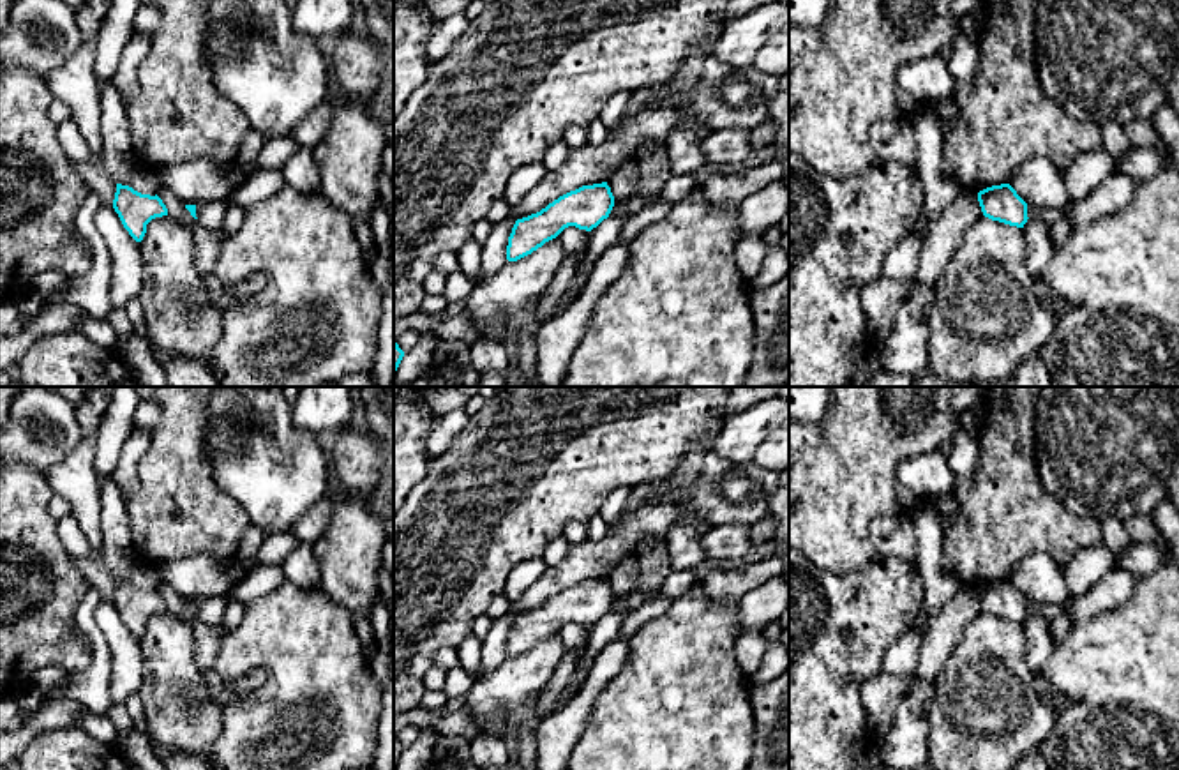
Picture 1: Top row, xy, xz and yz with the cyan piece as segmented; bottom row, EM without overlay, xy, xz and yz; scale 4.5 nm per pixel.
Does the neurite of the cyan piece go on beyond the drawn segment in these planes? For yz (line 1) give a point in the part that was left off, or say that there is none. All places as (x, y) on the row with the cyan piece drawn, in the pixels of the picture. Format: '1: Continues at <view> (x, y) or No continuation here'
1: No continuation here

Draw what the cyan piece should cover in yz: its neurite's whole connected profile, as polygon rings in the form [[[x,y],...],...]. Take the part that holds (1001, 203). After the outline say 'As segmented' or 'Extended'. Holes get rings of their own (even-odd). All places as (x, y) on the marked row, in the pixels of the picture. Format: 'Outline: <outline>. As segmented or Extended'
Outline: [[[1010,184],[992,185],[978,192],[985,217],[1010,226],[1024,228],[1027,223],[1027,203]]]. As segmented

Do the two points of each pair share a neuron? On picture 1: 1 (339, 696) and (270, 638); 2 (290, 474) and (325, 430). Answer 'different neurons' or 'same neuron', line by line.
1: same neuron
2: different neurons

